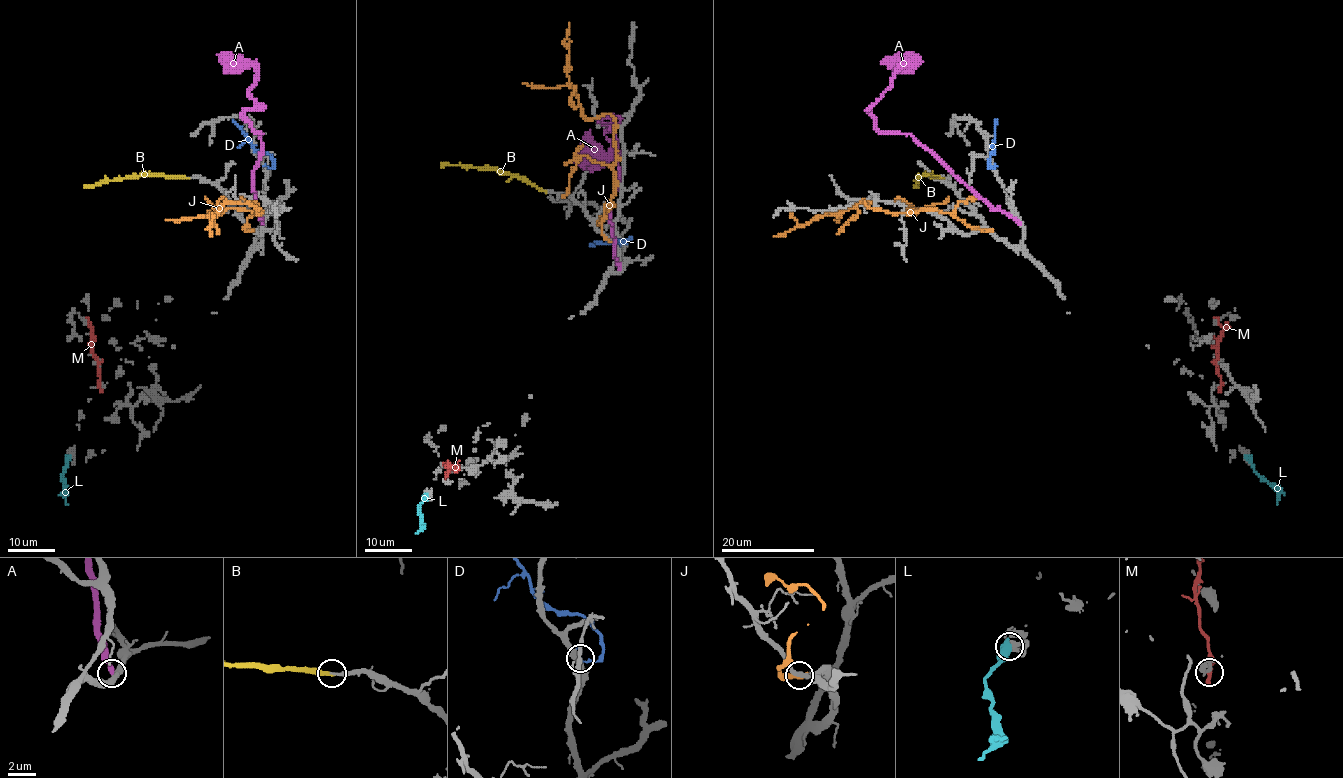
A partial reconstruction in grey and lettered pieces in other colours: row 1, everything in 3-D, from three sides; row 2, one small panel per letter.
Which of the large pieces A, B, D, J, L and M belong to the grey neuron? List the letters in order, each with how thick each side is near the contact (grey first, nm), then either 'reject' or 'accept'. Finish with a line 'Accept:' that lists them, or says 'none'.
A: calibres 420 and 260 nm; reject
B: calibres 240 and 280 nm; accept
D: calibres 340 and 170 nm; reject
J: calibres 320 and 320 nm; reject
L: calibres 320 and 750 nm; reject
M: calibres 420 and 400 nm; reject
Accept: B

